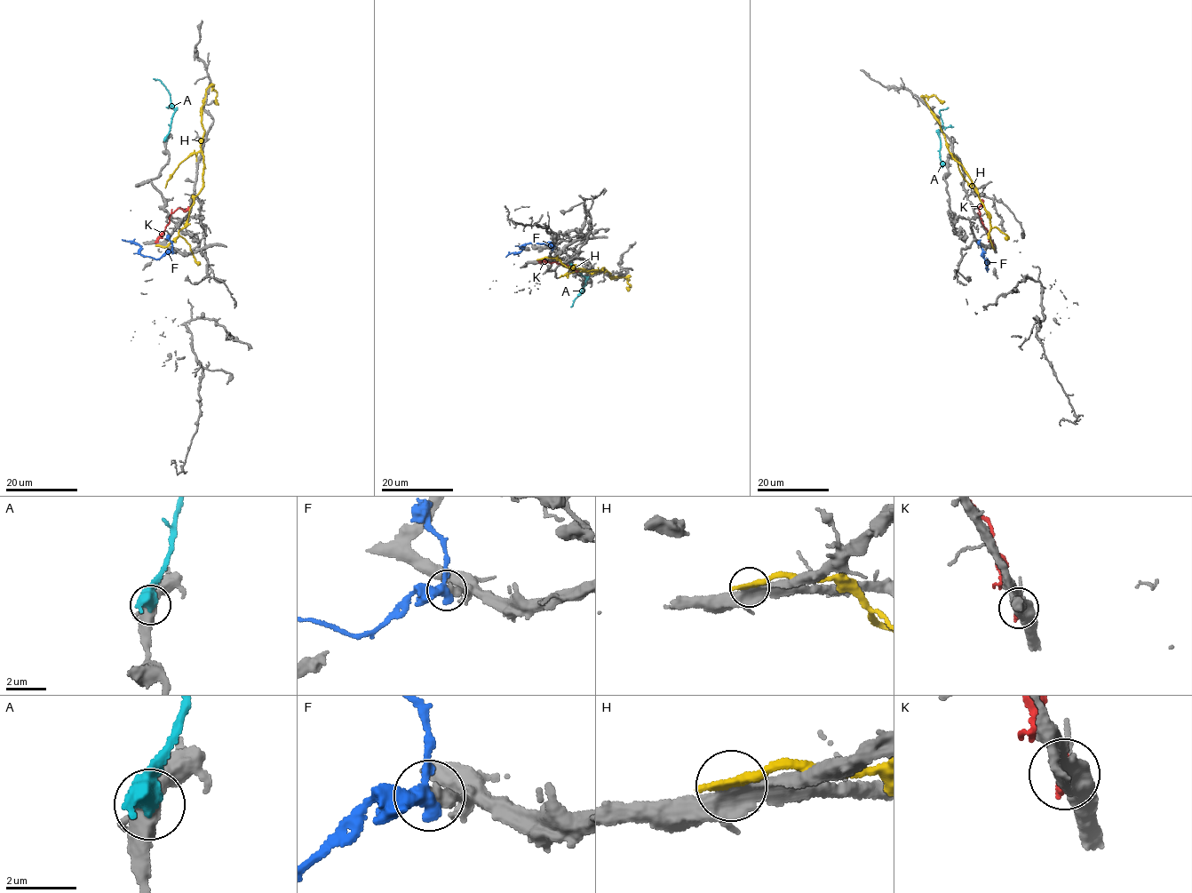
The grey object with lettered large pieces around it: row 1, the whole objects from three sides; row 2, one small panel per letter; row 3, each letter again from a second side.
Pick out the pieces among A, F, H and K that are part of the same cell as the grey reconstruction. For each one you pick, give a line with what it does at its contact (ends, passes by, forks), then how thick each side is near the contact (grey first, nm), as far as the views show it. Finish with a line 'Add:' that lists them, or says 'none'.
Add: none

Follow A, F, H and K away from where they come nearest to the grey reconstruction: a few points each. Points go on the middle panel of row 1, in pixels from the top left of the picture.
A: (571, 266), (575, 265), (586, 279), (584, 291), (571, 306)
F: (552, 245), (524, 243), (520, 246), (522, 250), (505, 257)
H: (541, 259), (556, 259), (569, 269), (598, 272), (602, 267), (611, 280), (624, 277), (629, 290)
K: (538, 261), (556, 261), (577, 272)

